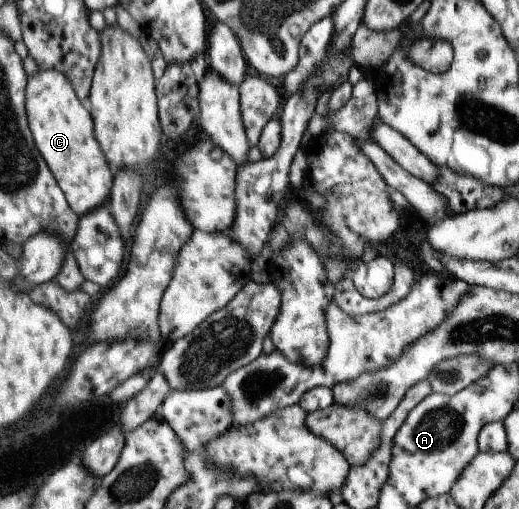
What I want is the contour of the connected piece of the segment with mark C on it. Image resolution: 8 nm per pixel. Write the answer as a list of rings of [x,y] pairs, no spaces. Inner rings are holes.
[[[38,70],[27,77],[24,106],[34,146],[62,190],[70,210],[81,217],[107,202],[113,171],[94,138],[90,113],[76,98],[68,78],[58,70]]]

